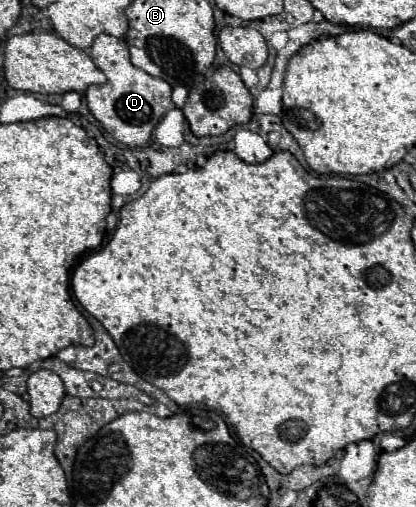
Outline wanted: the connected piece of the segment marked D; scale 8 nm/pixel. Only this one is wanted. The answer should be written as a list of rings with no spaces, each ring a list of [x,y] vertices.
[[[99,34],[91,46],[91,58],[105,74],[105,84],[91,84],[85,90],[85,102],[93,116],[103,124],[103,128],[121,144],[127,146],[143,146],[155,126],[159,124],[159,118],[171,110],[171,86],[163,82],[161,78],[155,78],[129,62],[127,46],[121,38]]]

